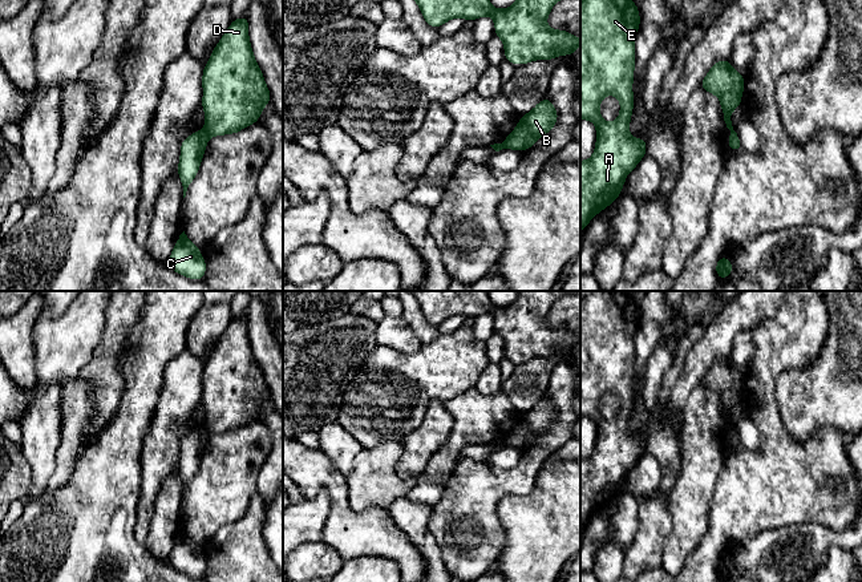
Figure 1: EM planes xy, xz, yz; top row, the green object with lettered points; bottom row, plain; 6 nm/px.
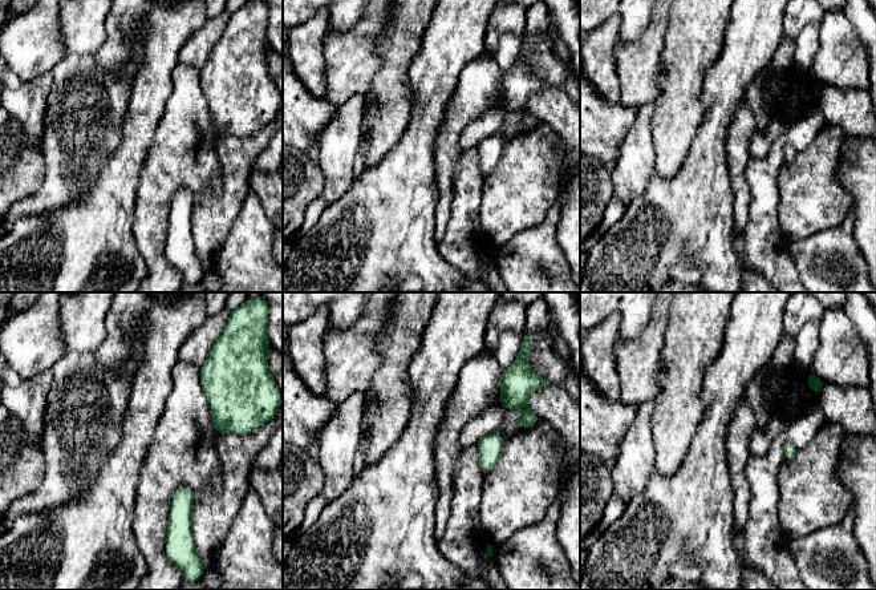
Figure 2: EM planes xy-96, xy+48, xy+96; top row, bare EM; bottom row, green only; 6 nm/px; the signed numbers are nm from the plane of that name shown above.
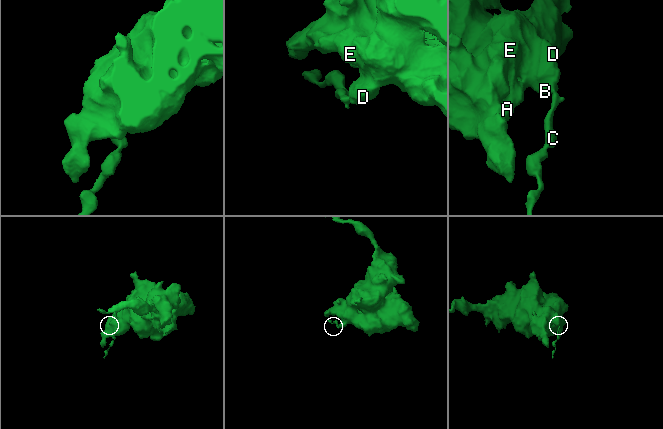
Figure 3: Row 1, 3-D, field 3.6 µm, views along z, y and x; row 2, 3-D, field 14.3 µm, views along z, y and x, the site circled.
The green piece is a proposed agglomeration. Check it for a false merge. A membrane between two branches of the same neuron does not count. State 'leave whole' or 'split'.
split

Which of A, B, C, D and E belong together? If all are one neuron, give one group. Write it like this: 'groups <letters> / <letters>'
groups A B D E / C

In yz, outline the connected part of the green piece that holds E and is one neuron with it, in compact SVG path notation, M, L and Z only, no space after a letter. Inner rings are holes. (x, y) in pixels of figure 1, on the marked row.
M580 0L580 120L590 120L596 126L596 145L588 161L580 161L580 233L594 215L614 203L622 193L627 174L646 155L647 141L630 136L630 121L634 109L634 40L640 25L638 4L631 0ZM614 94L620 101L620 114L615 122L602 120L599 106L604 96Z

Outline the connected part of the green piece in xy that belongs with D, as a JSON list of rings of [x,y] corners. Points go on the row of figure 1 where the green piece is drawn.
[[[247,15],[232,20],[215,45],[202,74],[205,132],[209,137],[235,134],[251,124],[258,124],[264,106],[272,101],[263,73],[255,61],[248,39]]]

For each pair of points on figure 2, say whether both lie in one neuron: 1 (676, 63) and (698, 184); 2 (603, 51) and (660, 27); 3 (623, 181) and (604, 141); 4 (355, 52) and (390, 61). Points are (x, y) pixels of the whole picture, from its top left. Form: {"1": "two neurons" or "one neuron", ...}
{"1": "two neurons", "2": "two neurons", "3": "two neurons", "4": "two neurons"}

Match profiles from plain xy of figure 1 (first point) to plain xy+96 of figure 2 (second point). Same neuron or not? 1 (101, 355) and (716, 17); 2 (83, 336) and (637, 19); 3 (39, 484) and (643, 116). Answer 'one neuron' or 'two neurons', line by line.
1: one neuron
2: two neurons
3: one neuron

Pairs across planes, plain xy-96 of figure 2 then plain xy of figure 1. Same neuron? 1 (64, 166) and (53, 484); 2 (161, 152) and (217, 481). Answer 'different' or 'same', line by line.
1: same
2: different

